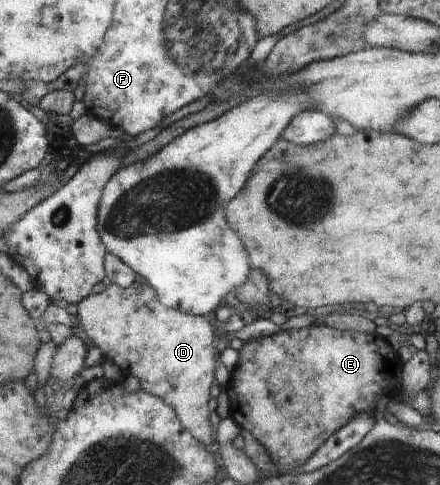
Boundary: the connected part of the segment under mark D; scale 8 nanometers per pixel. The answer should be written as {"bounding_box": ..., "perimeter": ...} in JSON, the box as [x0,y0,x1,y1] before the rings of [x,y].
{"bounding_box":[76,279,218,444],"perimeter":[[[145,279],[135,282],[130,288],[111,284],[101,293],[92,293],[78,304],[76,324],[91,344],[102,350],[104,360],[113,361],[122,369],[123,376],[133,375],[140,380],[145,391],[155,394],[172,404],[180,415],[184,426],[204,444],[211,444],[214,432],[209,425],[209,391],[213,385],[213,371],[218,361],[213,353],[213,331],[204,316],[166,306],[160,293]]]}

